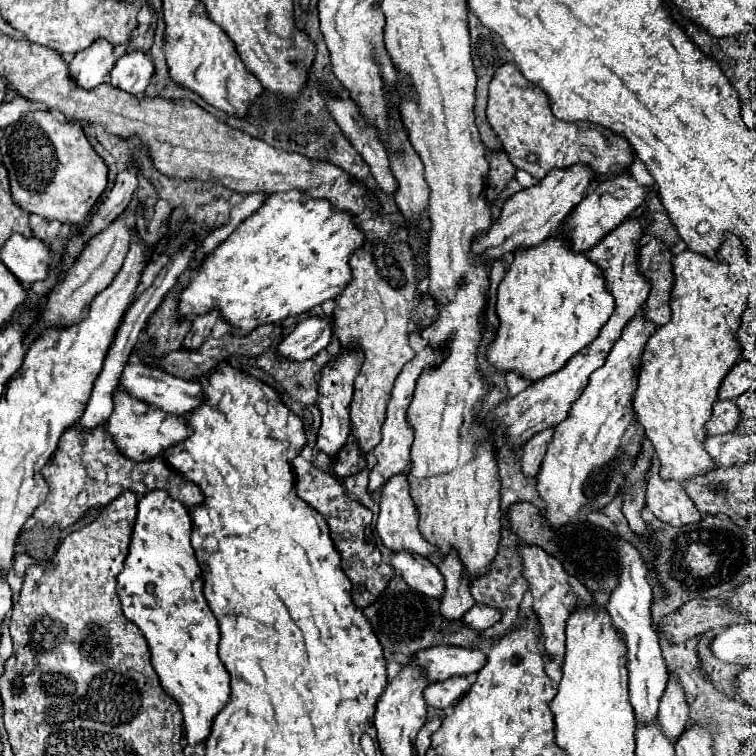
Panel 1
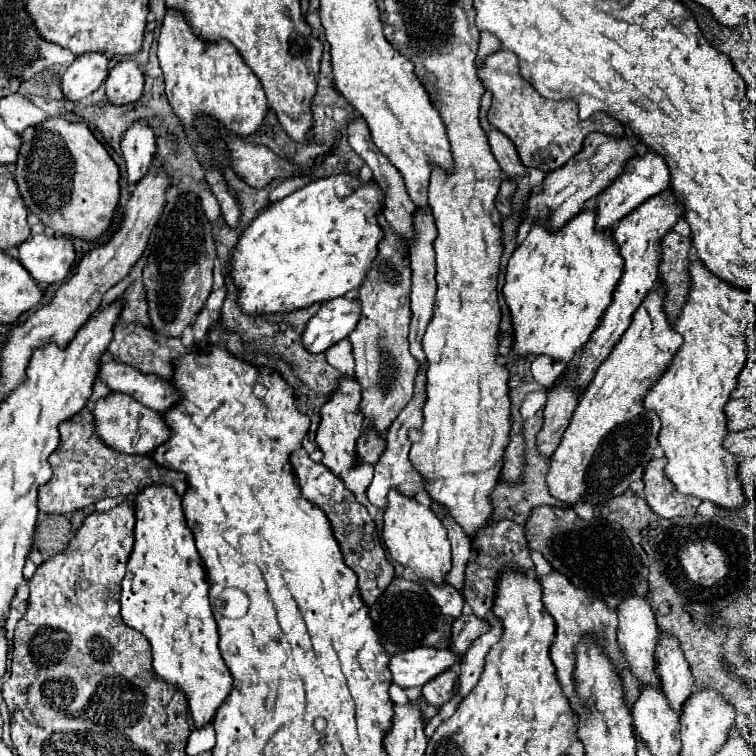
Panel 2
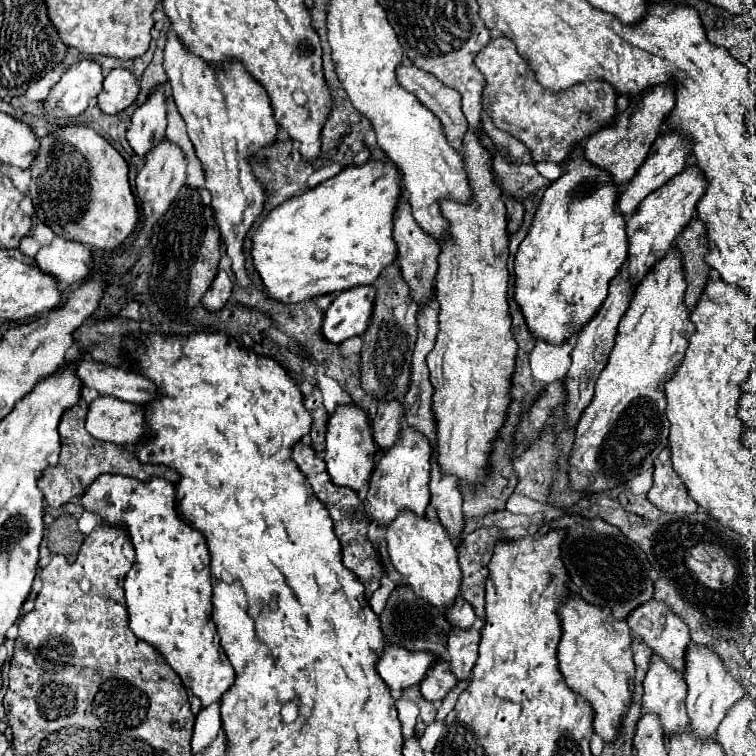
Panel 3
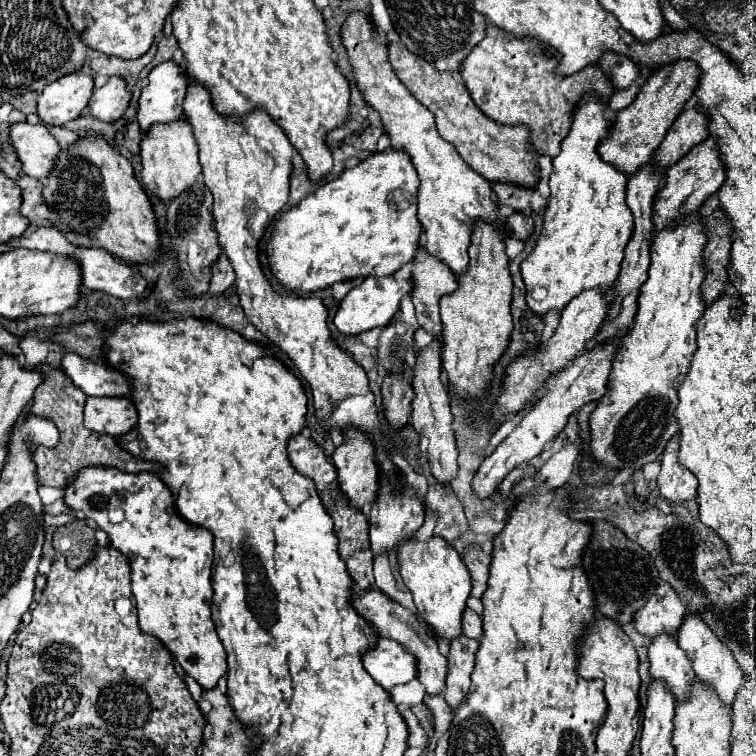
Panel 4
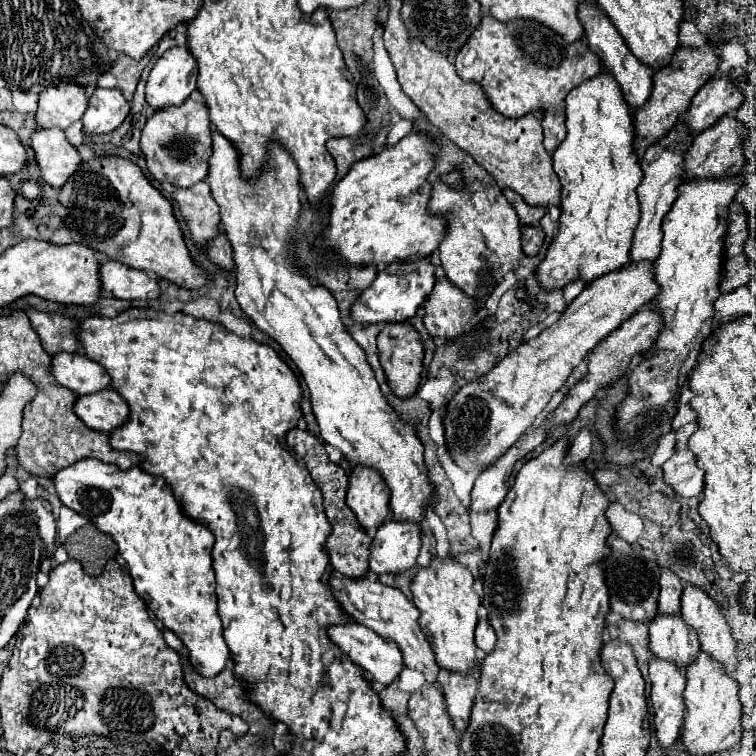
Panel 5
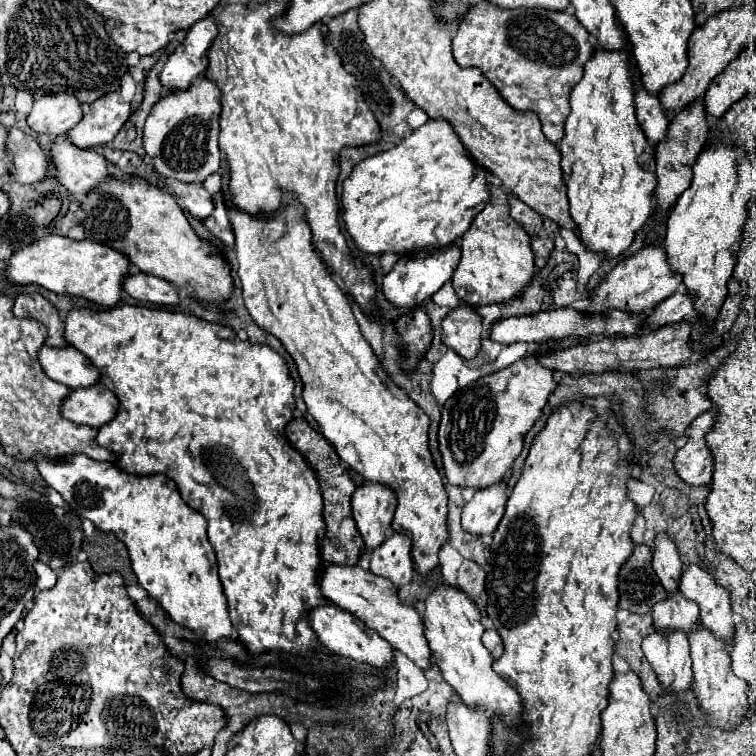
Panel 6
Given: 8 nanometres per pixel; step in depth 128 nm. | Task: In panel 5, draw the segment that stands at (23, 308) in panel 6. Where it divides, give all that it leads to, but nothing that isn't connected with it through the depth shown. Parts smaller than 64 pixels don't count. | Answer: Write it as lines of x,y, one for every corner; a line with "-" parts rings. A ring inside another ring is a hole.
34,306
26,308
26,314
30,318
32,328
38,332
38,336
40,336
48,354
78,352
80,350
80,344
72,334
72,330
78,324
74,318
64,316
64,314
40,312

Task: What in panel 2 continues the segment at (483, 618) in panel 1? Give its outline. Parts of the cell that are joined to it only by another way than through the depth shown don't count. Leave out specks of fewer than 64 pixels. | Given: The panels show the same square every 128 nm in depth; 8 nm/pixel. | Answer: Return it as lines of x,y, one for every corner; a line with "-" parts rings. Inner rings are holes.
466,612
458,620
454,620
454,624
452,624
452,644
450,644
450,650
456,656
464,658
468,648
472,646
472,642
476,638
480,638
486,630
488,630
488,624
484,624
484,620
480,620
476,616
472,616
470,612

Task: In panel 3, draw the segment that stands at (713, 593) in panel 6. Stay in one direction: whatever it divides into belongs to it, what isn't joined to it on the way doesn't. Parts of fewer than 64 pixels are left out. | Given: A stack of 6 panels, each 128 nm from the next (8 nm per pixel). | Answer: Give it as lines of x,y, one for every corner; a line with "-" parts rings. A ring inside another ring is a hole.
690,644
684,656
684,678
688,684
688,716
690,716
690,724
694,728
694,734
700,738
708,738
716,732
718,724
724,720
728,708
740,700
746,690
744,686
728,672
728,668
724,666
722,658
712,652
712,648
704,646
704,644

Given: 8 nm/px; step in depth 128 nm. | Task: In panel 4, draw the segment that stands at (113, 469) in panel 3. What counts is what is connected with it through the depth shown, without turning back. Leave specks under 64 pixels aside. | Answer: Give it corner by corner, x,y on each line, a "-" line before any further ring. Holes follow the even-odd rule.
40,366
42,368
42,384
36,388
34,392
34,400
30,404
30,408
26,410
26,416
38,416
38,418
46,418
52,420
60,432
60,440
56,448
46,448
46,446
34,446
32,448
32,460
36,464
36,476
38,482
44,486
56,486
56,488
64,488
66,482
70,480
70,476
84,468
84,466
92,466
92,464
104,464
104,466
114,466
122,472
156,472
158,464
156,462
146,462
140,458
134,458
132,454
128,454
126,450
122,450
116,442
116,438
112,438
110,434
98,434
92,432
88,428
84,428
82,424
82,408
84,408
84,392
80,392
80,388
76,388
72,384
72,380
68,380
68,376
54,366

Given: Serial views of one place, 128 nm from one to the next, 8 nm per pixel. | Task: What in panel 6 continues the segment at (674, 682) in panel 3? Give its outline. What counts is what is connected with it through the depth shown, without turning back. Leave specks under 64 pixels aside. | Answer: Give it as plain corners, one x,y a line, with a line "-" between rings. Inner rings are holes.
672,592
666,600
658,602
652,608
654,628
660,632
670,632
676,628
684,628
686,632
690,632
692,626
698,622
698,614
698,604
684,598
682,592

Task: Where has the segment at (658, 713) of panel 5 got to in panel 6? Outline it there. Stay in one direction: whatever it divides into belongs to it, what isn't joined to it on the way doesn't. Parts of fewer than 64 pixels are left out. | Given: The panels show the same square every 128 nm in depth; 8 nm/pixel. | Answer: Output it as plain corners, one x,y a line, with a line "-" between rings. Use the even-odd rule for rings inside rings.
652,630
642,642
642,650
666,690
682,692
692,684
690,642
684,630

